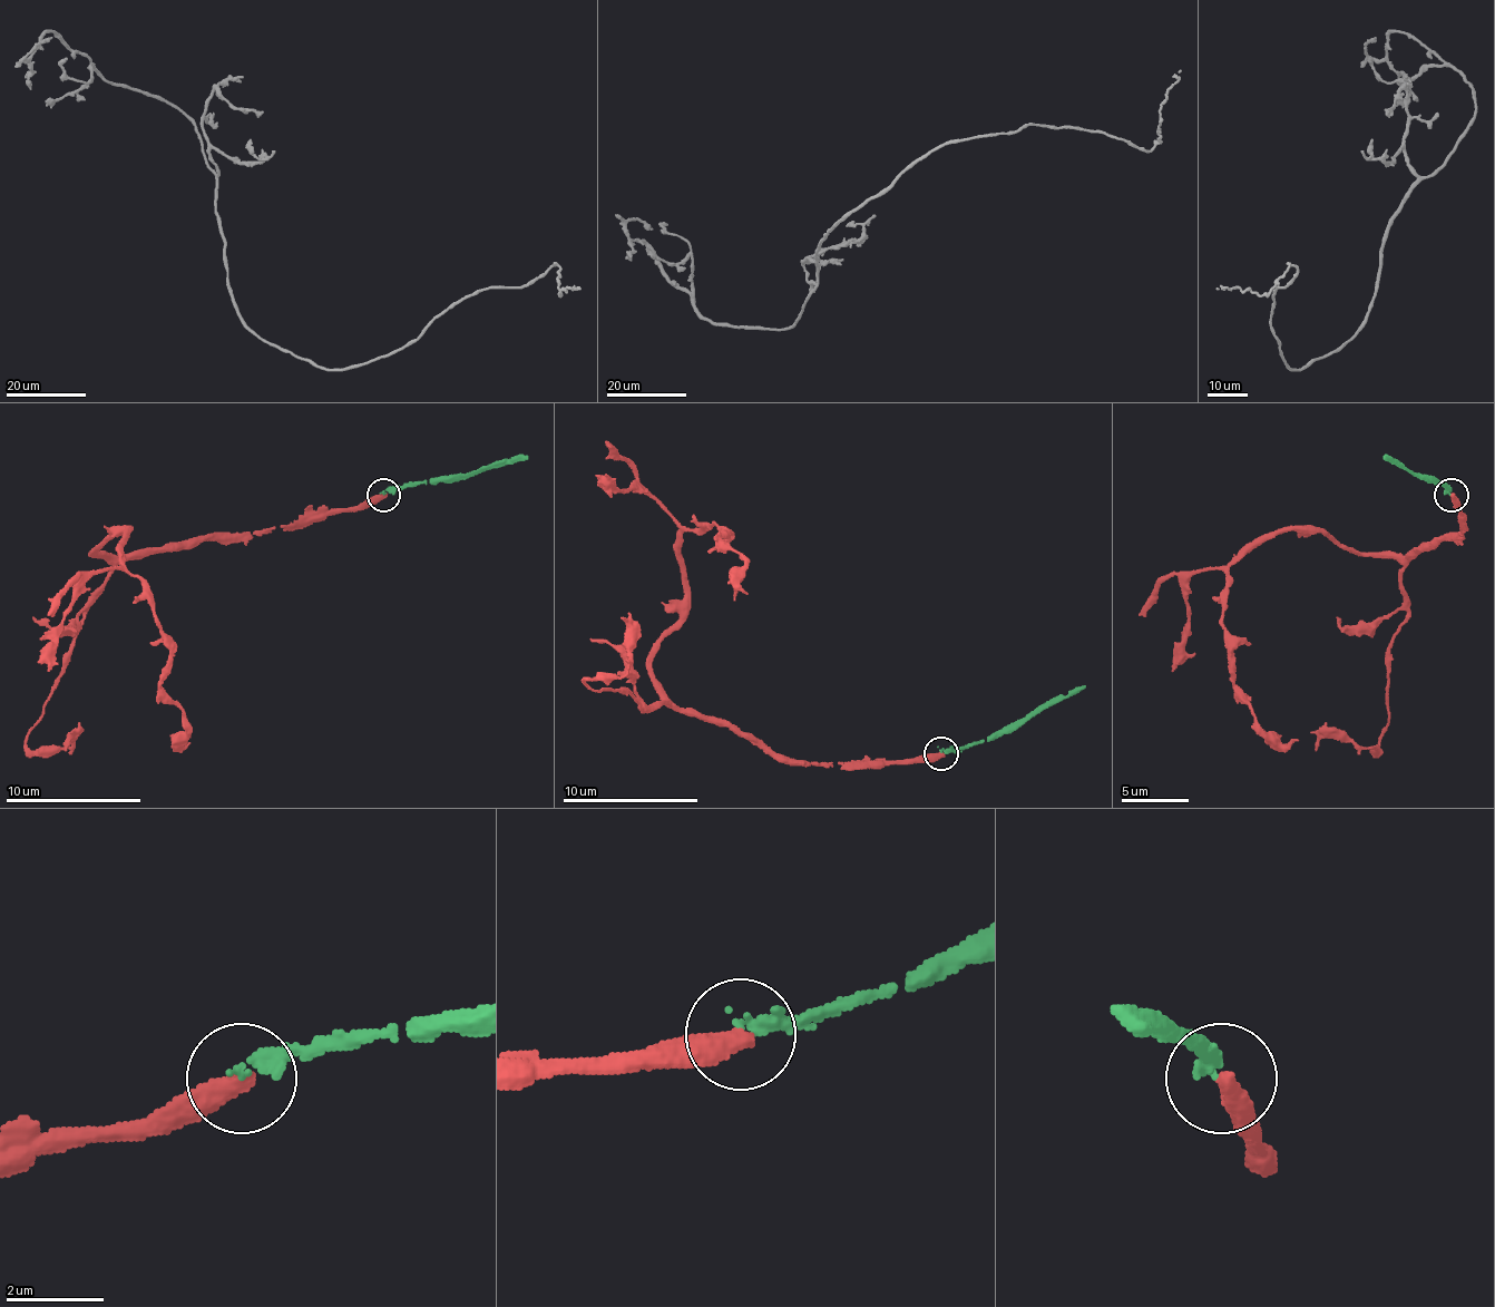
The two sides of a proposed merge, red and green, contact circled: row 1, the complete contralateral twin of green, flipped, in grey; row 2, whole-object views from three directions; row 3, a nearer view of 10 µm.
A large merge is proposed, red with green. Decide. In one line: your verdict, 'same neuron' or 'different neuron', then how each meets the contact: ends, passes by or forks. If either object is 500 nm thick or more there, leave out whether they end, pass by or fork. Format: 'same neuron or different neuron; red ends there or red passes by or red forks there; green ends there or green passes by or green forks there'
different neuron; red ends there; green ends there

